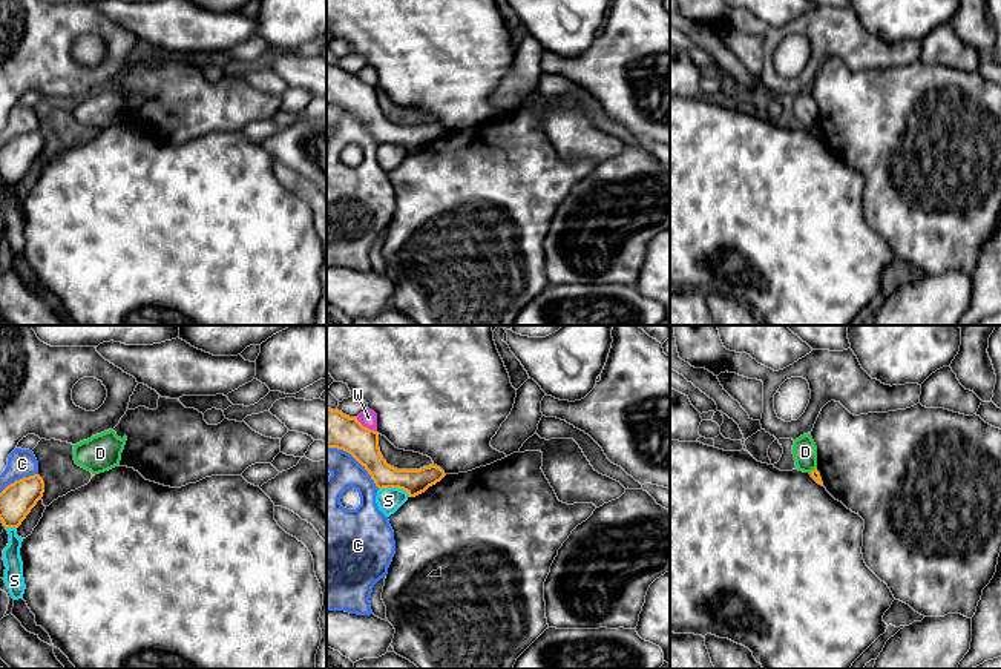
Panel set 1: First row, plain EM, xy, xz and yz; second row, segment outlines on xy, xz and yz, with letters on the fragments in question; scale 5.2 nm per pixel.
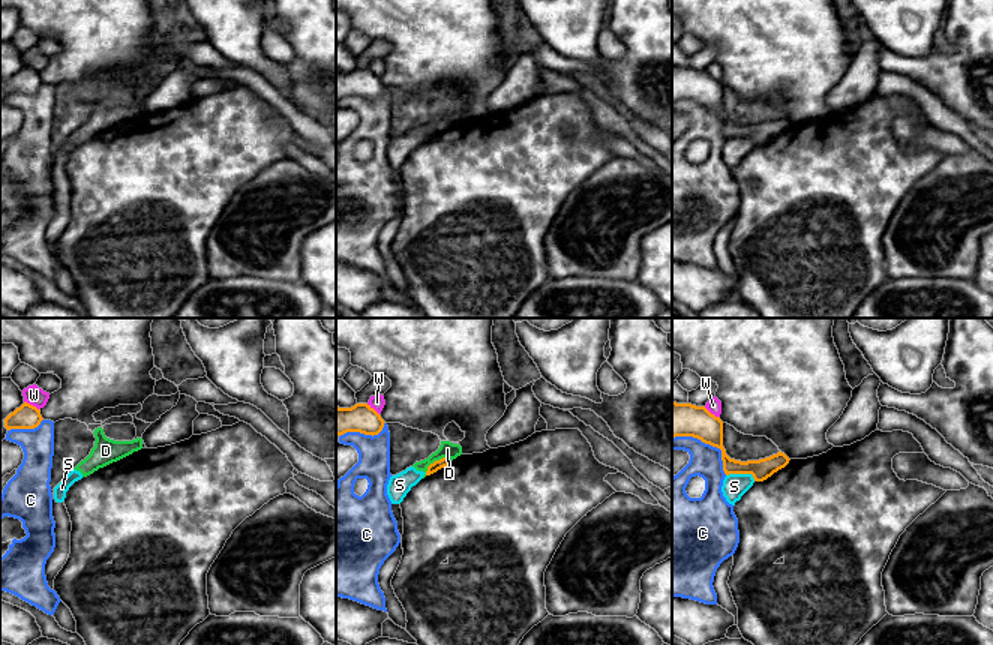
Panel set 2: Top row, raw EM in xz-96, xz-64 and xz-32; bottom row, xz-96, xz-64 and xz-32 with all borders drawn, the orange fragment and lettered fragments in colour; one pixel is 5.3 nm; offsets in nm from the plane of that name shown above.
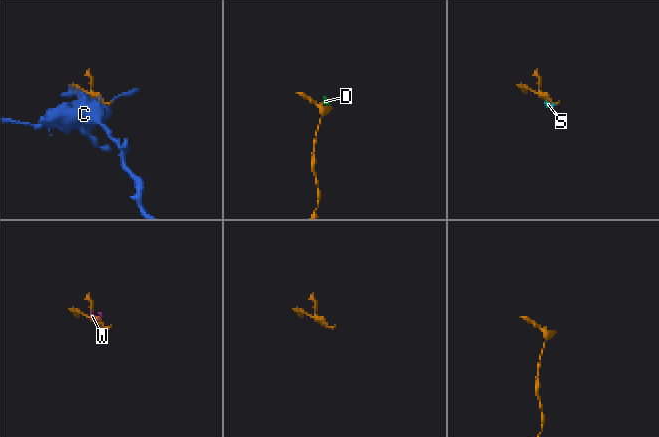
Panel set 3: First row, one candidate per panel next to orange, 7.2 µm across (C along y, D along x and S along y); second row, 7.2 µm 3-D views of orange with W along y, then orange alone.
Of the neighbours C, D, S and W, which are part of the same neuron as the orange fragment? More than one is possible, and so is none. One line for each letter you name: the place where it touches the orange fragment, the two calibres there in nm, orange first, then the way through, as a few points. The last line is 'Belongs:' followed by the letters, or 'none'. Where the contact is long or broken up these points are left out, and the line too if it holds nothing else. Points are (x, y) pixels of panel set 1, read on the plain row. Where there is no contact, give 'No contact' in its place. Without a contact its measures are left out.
Belongs: none

